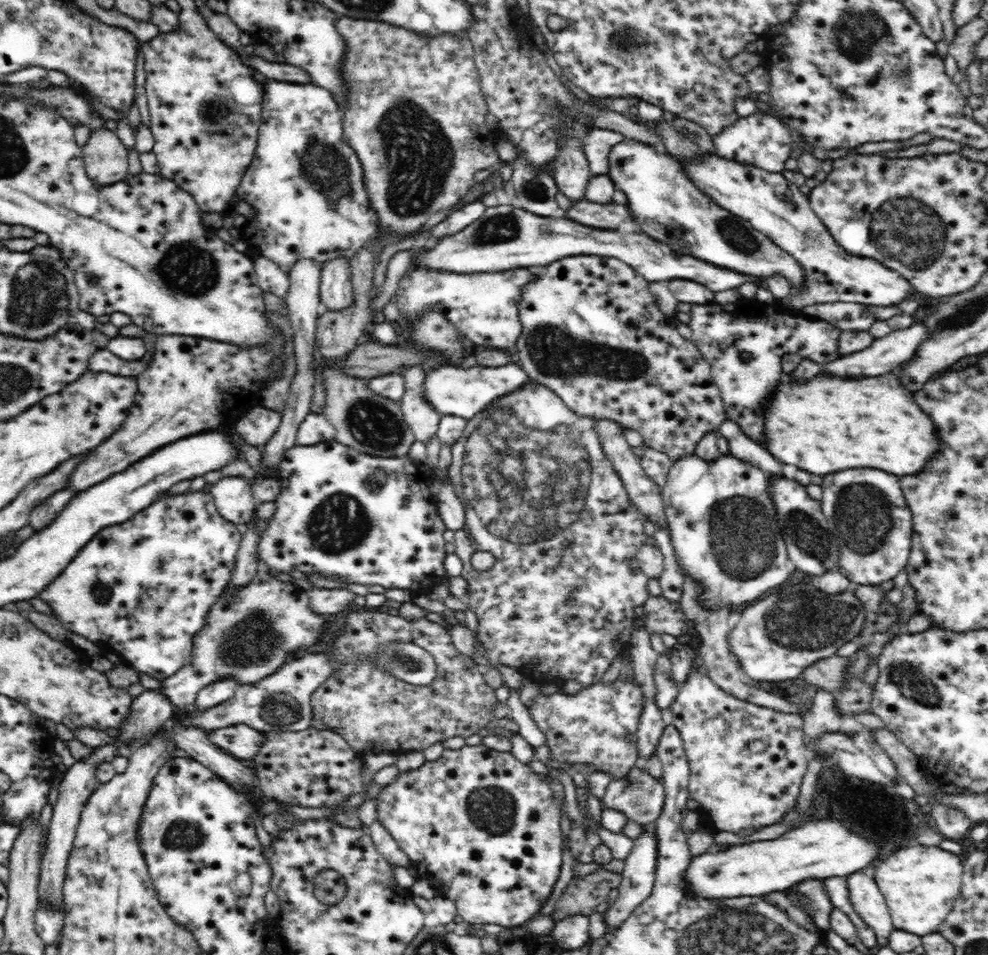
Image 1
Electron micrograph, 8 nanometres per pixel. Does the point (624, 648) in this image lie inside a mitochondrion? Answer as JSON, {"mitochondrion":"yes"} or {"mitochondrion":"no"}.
{"mitochondrion":"no"}

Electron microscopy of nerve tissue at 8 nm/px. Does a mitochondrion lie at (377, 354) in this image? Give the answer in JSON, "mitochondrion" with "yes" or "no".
{"mitochondrion":"no"}

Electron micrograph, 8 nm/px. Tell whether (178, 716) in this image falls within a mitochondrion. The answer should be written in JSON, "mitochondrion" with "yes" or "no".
{"mitochondrion":"no"}

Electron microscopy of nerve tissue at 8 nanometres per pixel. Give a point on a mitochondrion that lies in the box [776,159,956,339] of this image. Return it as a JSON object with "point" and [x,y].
{"point":[916,244]}

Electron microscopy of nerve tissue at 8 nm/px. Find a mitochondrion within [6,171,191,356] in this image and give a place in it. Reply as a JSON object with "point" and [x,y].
{"point":[39,295]}

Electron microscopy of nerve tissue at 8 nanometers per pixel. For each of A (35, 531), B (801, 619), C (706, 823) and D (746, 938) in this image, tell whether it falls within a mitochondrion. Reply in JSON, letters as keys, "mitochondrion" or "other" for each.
{"A":"other","B":"mitochondrion","C":"other","D":"mitochondrion"}

